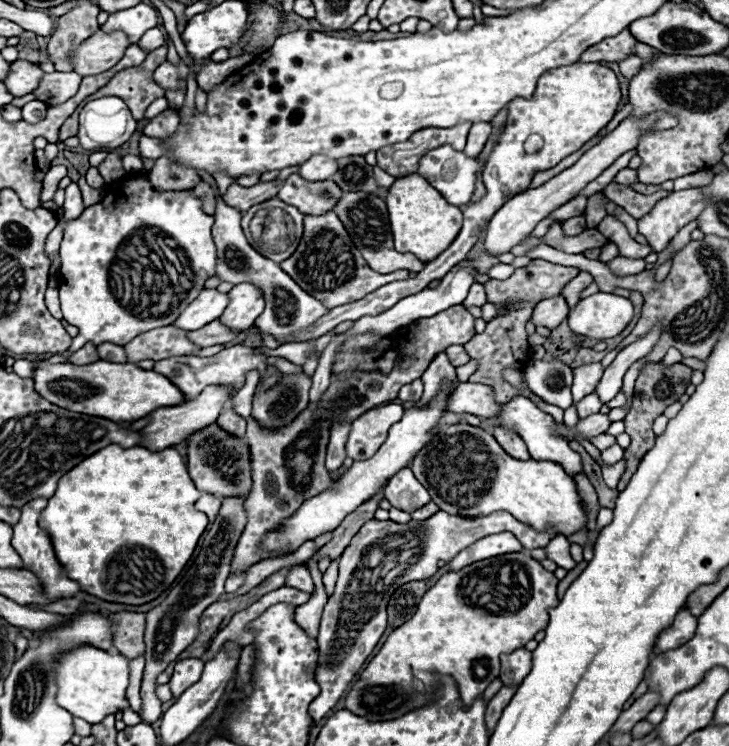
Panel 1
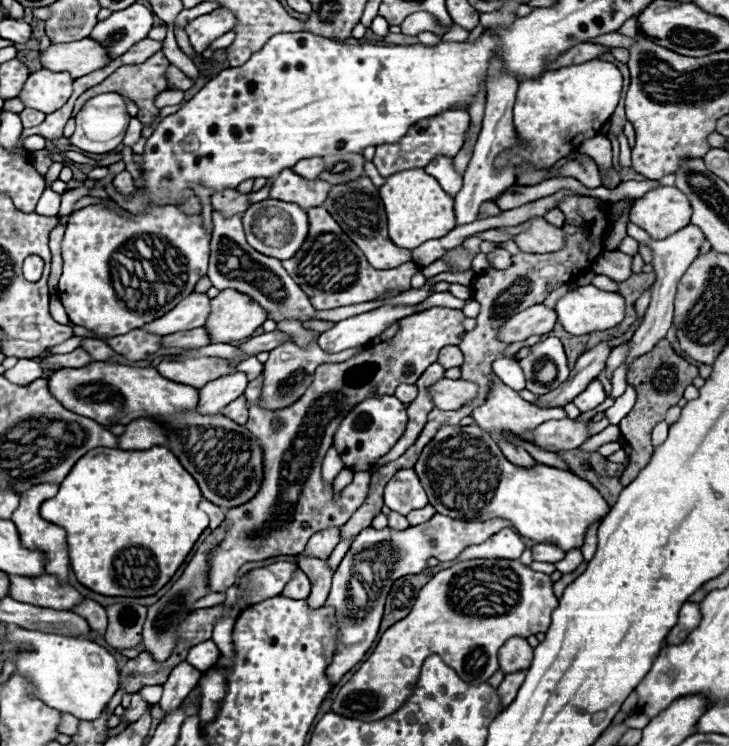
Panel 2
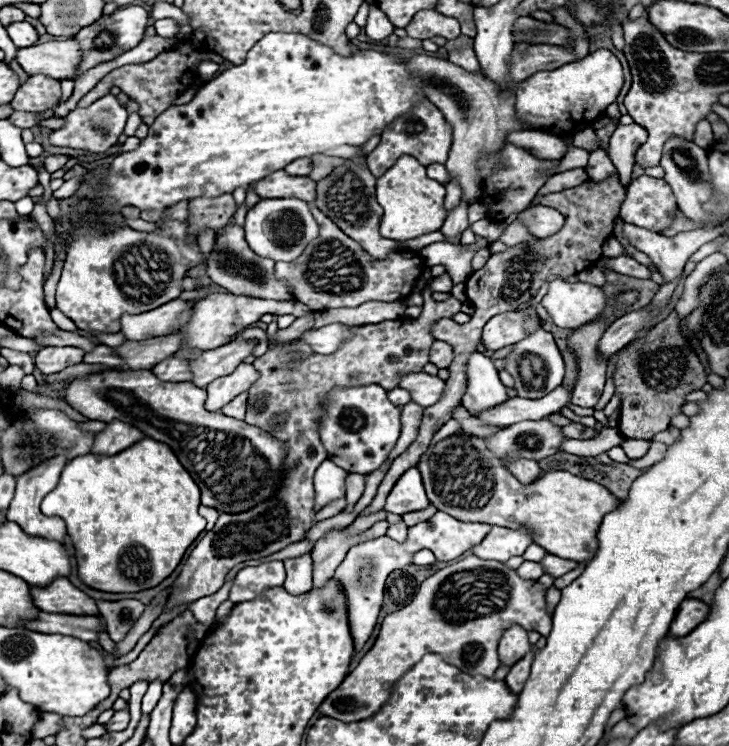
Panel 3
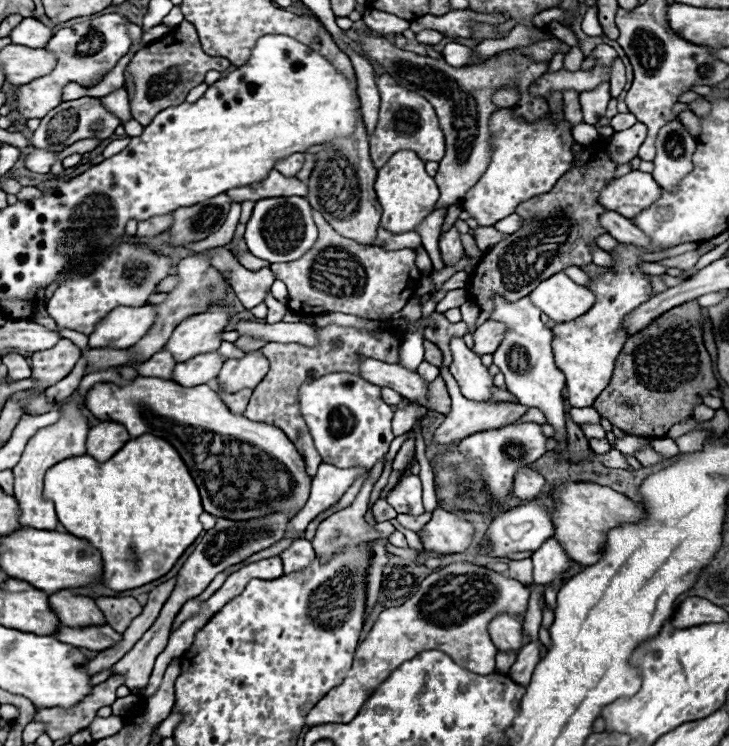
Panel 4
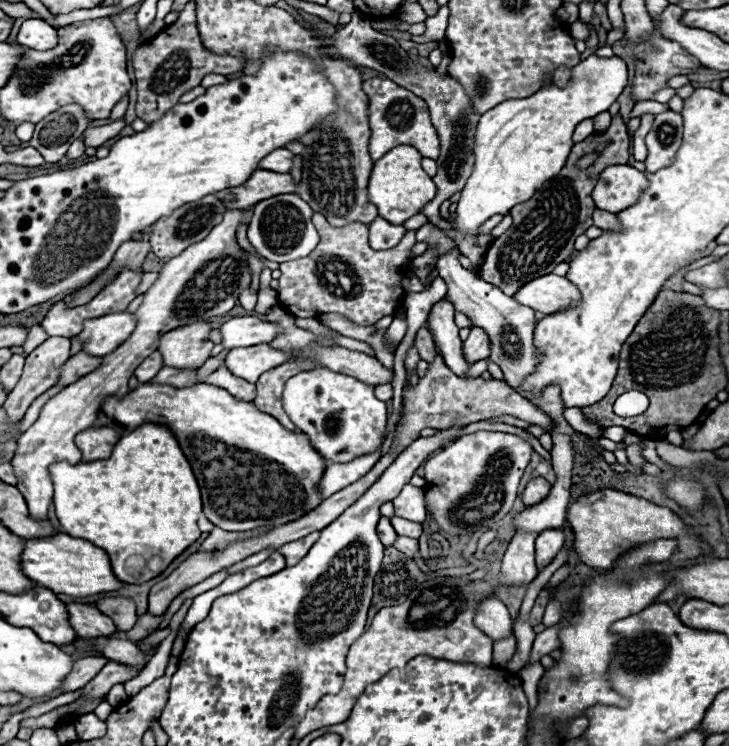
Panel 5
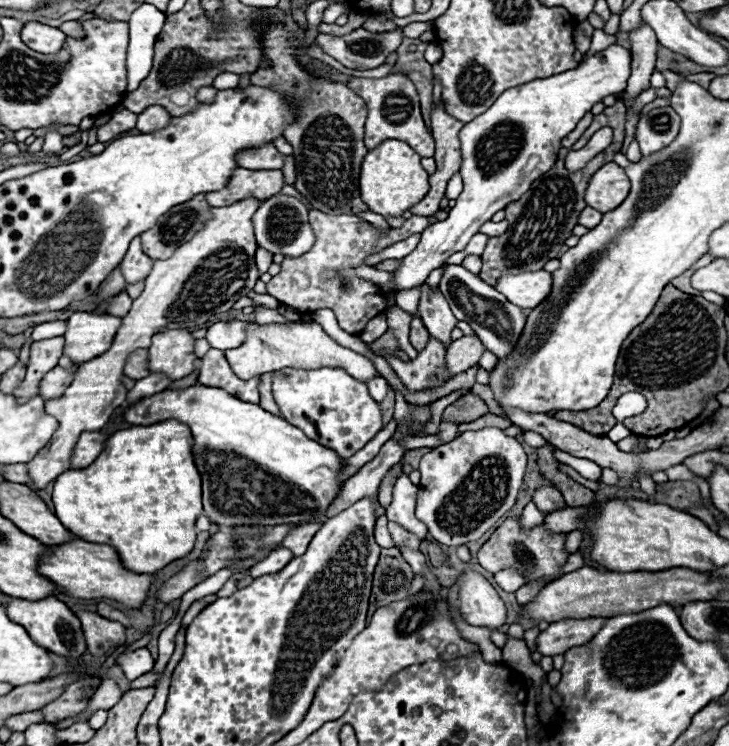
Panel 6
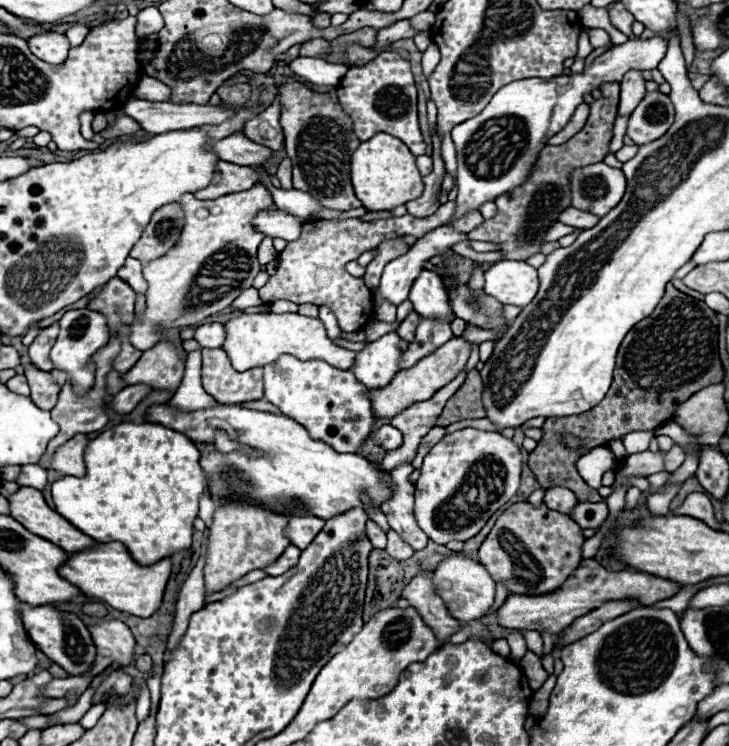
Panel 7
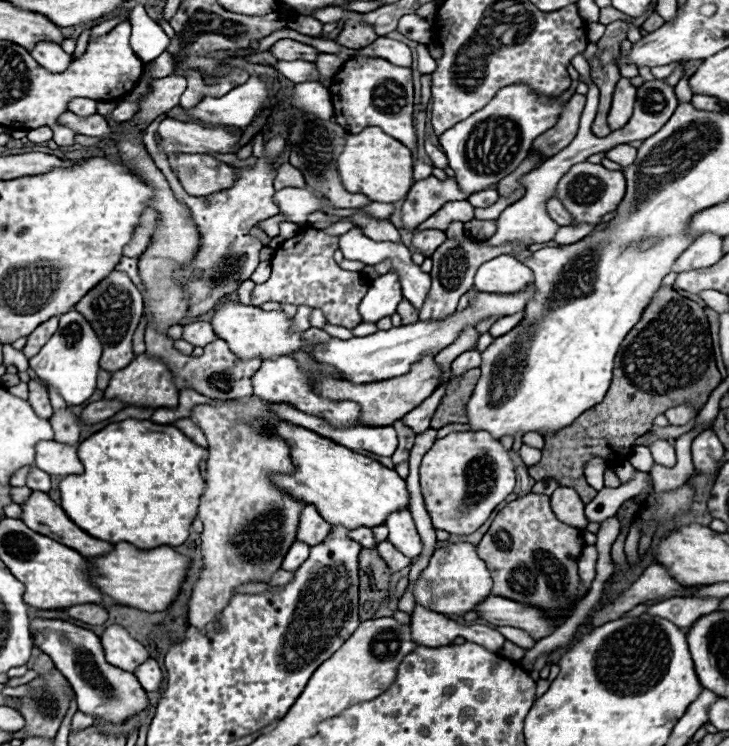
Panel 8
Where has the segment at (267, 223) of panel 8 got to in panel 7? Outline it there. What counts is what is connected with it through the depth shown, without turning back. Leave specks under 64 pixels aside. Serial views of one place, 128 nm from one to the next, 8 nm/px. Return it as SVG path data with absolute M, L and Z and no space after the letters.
M265 237L264 242L258 248L258 260L260 264L268 264L268 262L276 258L277 252L273 246L273 240L270 237Z

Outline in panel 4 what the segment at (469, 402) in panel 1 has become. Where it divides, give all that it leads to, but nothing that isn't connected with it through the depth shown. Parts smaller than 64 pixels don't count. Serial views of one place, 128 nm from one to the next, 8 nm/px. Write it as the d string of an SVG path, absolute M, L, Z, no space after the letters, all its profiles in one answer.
M364 358L360 360L360 376L364 376L372 384L396 388L396 392L400 392L410 402L418 400L420 404L426 404L428 400L428 382L424 382L418 372L410 372L400 364L386 364L380 360Z

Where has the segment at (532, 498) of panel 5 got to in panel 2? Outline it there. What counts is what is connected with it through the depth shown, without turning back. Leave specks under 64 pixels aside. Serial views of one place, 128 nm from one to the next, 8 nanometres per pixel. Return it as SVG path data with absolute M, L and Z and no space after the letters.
M500 440L500 442L498 442L498 446L500 446L500 450L504 452L504 456L508 458L508 462L512 462L512 464L516 464L516 466L530 468L530 466L534 466L534 464L536 464L536 462L534 462L534 458L532 458L526 450L522 450L522 448L516 448L516 446L512 446L512 444L504 442L504 440Z

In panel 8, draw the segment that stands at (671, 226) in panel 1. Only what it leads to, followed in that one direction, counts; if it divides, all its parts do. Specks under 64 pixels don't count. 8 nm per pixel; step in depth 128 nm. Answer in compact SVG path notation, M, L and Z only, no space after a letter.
M590 162L574 164L560 178L558 188L556 188L558 200L564 204L564 208L568 208L568 212L572 216L572 226L600 224L608 212L618 208L620 200L624 198L624 192L626 192L626 180L624 180L624 174L620 170L606 170L604 166L590 164Z

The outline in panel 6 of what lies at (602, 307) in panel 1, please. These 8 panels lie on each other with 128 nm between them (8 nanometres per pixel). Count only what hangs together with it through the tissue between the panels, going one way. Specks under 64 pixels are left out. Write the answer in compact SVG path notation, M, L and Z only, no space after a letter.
M546 270L522 272L522 274L504 274L496 282L496 290L502 292L508 302L520 308L536 308L552 288L552 276Z

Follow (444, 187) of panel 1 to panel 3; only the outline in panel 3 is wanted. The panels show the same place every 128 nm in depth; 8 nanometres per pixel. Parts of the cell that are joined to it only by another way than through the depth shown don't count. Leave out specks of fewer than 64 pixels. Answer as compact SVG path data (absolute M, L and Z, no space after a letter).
M434 162L434 164L428 166L428 176L434 178L434 180L438 180L440 184L448 182L448 172L446 172L444 164L438 164L438 162Z

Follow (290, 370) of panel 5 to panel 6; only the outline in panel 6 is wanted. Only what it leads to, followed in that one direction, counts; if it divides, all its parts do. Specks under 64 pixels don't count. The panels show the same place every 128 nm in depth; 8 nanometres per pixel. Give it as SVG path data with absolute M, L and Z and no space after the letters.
M262 374L260 376L260 406L272 414L280 416L280 410L272 398L272 382L270 382L270 374Z

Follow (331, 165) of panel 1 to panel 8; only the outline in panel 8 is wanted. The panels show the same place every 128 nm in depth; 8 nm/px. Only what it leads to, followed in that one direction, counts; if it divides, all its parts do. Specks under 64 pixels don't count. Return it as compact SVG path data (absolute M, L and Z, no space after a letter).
M164 118L158 124L158 136L162 140L172 140L180 152L218 152L218 154L234 154L238 148L234 144L240 140L240 136L230 134L228 130L216 128L208 130L198 124L178 122L174 118Z

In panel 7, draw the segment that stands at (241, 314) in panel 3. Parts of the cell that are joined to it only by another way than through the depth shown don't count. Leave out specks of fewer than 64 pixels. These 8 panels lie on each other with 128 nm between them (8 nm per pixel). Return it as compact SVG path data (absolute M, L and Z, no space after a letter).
M158 342L154 348L142 352L140 360L122 374L128 384L148 384L154 390L176 390L182 382L184 360L170 342Z

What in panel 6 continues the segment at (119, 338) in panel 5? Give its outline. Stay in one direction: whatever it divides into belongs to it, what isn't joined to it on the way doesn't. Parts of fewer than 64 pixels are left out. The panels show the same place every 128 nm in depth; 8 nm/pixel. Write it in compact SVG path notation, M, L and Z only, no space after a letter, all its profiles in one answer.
M74 312L66 322L64 356L68 356L74 364L100 356L110 348L120 324L122 318L110 314Z

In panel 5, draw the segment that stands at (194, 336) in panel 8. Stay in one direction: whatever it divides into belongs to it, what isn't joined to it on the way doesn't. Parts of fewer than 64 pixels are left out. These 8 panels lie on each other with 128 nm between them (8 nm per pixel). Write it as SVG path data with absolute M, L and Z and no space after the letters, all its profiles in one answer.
M236 316L230 318L228 322L224 322L220 326L220 334L222 334L222 346L226 350L230 348L246 348L246 346L254 346L254 344L264 344L264 342L272 342L278 336L280 328L264 322L260 318L254 316Z

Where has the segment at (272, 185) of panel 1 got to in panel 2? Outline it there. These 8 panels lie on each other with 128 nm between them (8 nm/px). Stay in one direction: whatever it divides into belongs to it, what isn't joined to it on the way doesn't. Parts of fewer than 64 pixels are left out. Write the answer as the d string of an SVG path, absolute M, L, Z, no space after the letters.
M226 188L222 192L214 192L210 196L210 204L212 204L212 210L220 212L222 216L234 216L248 208L248 196L232 188Z

